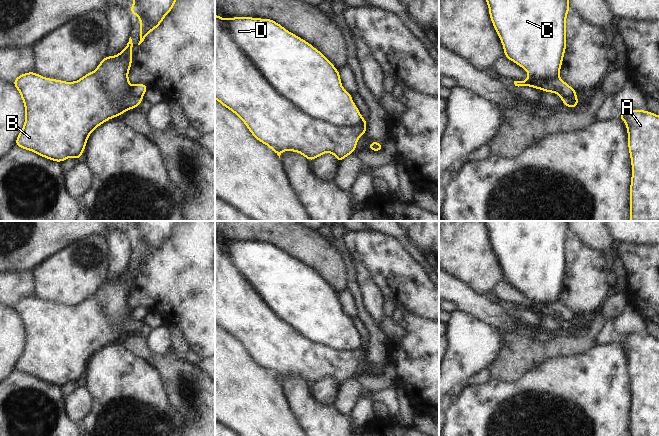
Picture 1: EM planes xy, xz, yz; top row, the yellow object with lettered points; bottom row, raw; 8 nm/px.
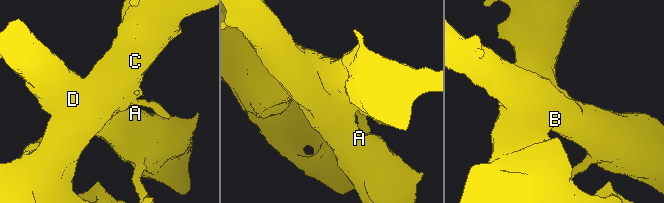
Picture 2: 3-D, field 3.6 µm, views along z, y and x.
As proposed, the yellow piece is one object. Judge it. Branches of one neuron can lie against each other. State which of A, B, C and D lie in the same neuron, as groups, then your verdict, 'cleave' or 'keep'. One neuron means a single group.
A B / C D | cleave

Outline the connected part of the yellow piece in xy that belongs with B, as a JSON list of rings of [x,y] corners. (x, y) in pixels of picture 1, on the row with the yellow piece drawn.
[[[31,71],[19,75],[12,84],[18,89],[25,105],[25,123],[15,146],[59,163],[69,157],[81,159],[92,131],[125,112],[120,104],[108,98],[95,71],[76,82],[44,78]]]

